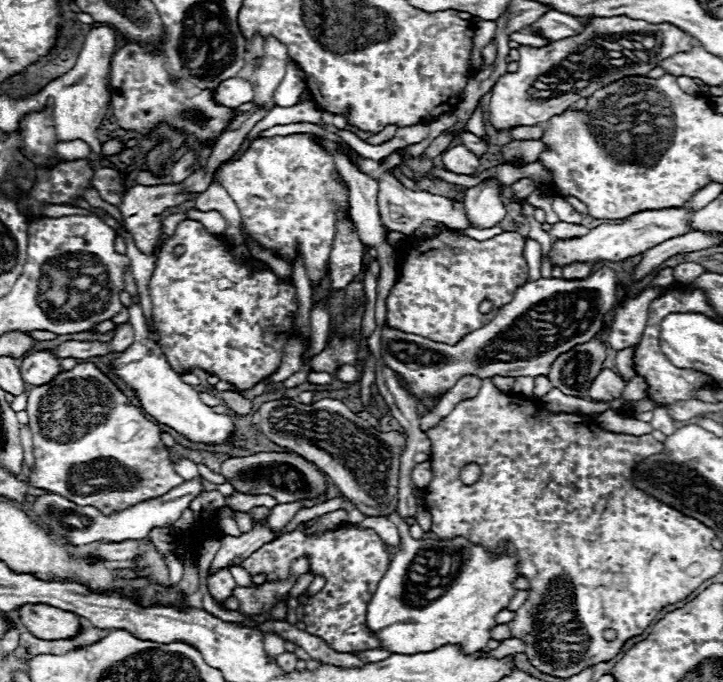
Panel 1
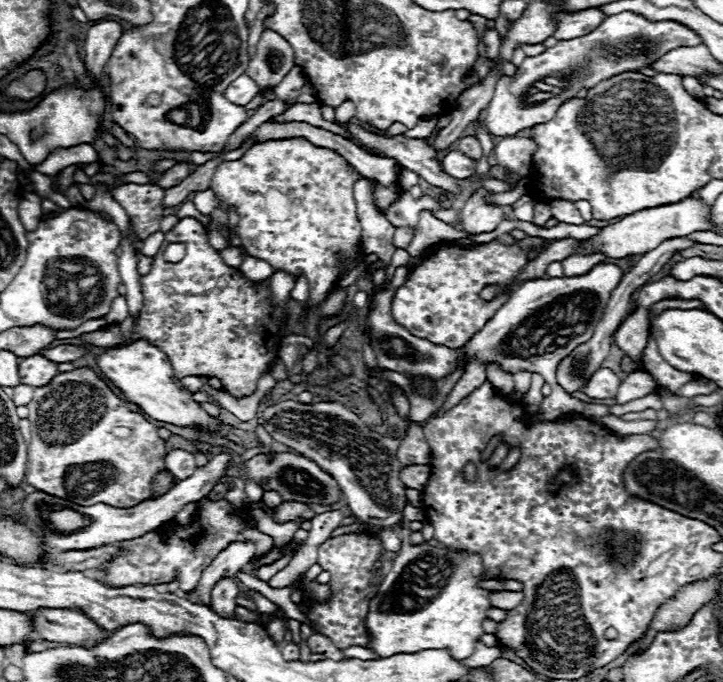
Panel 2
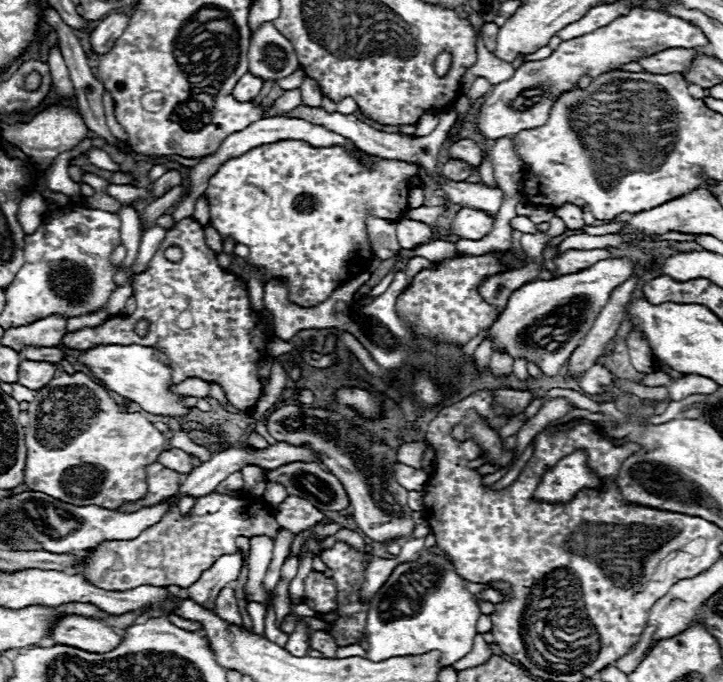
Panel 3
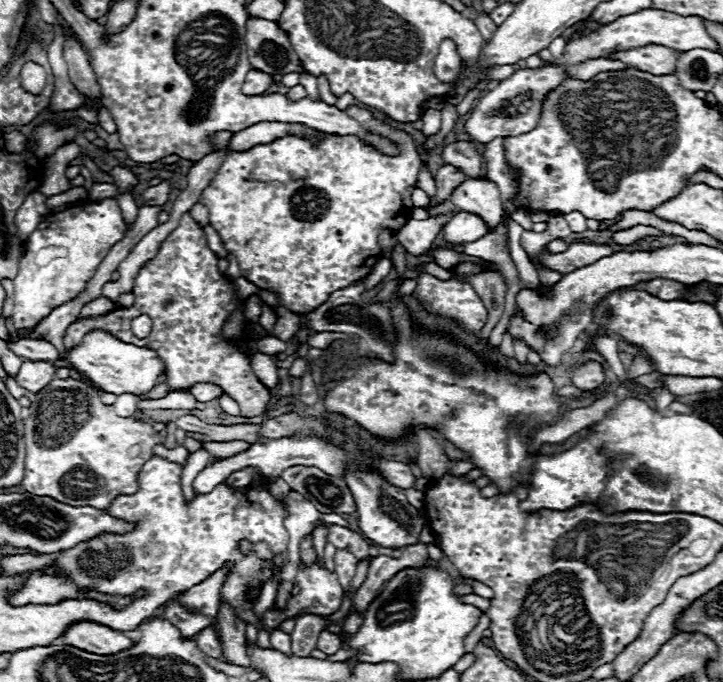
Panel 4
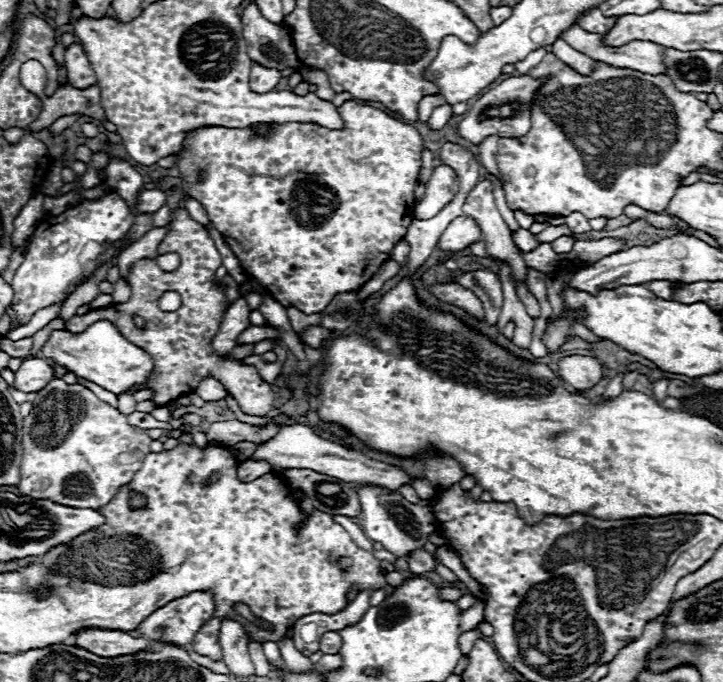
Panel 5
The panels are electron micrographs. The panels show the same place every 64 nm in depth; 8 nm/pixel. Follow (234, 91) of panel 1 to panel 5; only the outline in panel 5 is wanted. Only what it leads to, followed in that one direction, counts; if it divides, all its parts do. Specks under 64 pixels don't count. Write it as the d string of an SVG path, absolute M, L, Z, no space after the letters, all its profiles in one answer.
M258 62L252 64L252 90L274 90L276 84L282 80L280 70L276 68L264 68Z

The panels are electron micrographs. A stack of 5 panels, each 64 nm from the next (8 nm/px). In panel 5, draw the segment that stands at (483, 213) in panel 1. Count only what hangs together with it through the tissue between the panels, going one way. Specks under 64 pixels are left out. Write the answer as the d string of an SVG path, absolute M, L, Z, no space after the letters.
M456 218L440 236L438 246L444 252L458 252L474 244L478 238L480 238L480 228L476 226L476 222L472 222L470 218Z

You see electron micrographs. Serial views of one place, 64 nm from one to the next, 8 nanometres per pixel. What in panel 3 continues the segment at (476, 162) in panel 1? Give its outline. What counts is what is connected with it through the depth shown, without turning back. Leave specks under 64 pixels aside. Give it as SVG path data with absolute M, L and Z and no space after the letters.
M448 160L448 162L442 166L440 174L446 176L448 180L462 182L462 180L466 180L466 178L472 174L472 170L470 170L470 166L464 166L464 162L460 162L460 160Z

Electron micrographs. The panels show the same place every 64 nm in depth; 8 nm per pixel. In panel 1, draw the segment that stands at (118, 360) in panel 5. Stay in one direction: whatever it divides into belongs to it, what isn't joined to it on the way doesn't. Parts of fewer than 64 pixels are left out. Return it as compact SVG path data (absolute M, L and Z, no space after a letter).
M128 270L124 274L126 280L126 292L132 296L132 304L128 306L128 312L132 316L132 326L134 326L134 344L120 352L114 360L110 360L112 372L130 388L134 390L136 398L140 400L142 408L158 422L178 430L180 434L184 434L186 438L194 440L194 442L206 442L206 444L220 444L228 438L228 434L234 430L232 420L224 414L216 414L212 412L210 406L206 406L204 402L200 402L198 392L184 384L180 374L176 374L170 364L168 358L164 356L164 352L160 350L160 346L154 342L152 334L146 328L146 320L144 320L144 312L140 306L140 294L138 294L138 286L136 280L132 276L132 272Z

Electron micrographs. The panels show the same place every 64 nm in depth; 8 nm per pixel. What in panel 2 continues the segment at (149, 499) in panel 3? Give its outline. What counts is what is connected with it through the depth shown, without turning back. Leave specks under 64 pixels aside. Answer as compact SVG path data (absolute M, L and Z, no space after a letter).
M164 470L164 472L158 472L158 476L154 478L154 482L152 482L152 486L154 486L154 494L152 494L152 498L158 498L158 496L162 496L162 494L166 494L174 484L174 476L168 472L168 470Z

